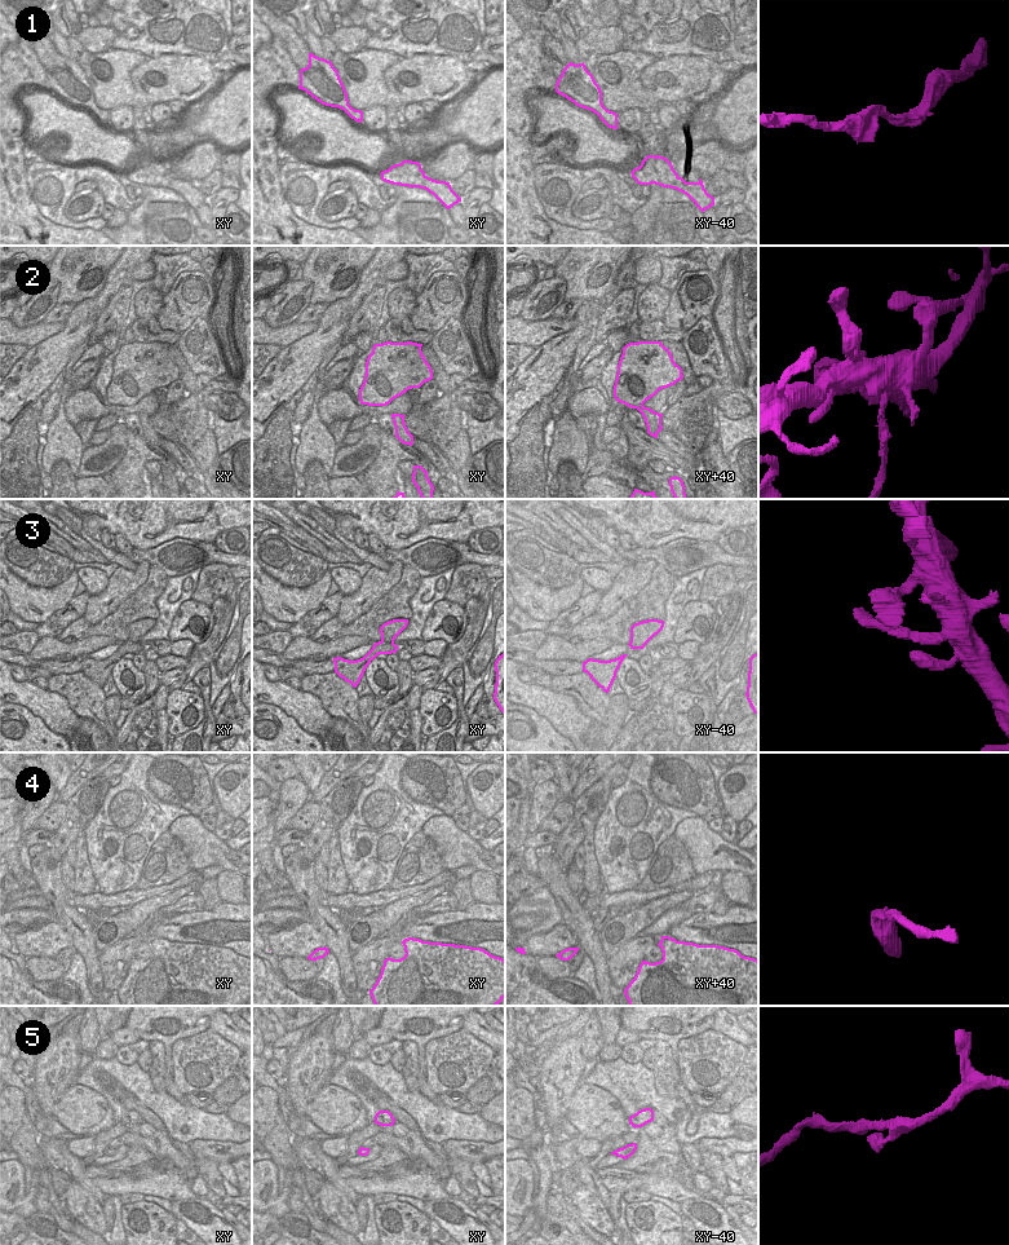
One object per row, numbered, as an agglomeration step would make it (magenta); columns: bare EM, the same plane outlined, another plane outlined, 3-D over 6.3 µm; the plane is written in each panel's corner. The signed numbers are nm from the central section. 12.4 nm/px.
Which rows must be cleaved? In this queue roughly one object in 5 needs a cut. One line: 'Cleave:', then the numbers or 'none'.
Cleave: 2

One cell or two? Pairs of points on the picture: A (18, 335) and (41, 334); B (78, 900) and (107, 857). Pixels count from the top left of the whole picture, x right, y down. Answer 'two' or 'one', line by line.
A: one
B: two

